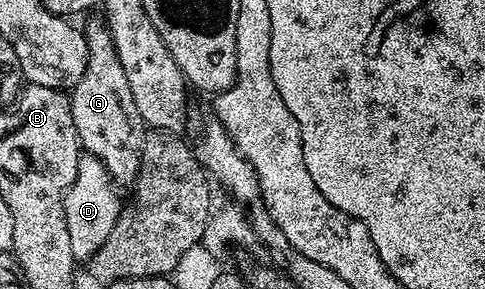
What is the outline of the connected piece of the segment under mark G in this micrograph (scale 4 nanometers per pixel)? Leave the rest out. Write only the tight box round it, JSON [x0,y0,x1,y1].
[70,16,146,184]

